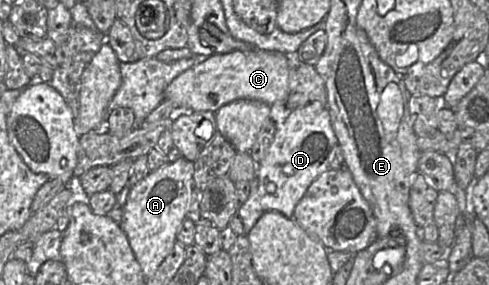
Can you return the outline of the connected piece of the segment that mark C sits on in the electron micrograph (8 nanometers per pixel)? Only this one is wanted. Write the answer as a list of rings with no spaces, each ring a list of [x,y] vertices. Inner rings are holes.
[[[259,48],[214,54],[173,79],[164,91],[164,98],[176,103],[180,108],[213,113],[239,99],[256,100],[270,106],[275,102],[285,104],[289,94],[293,58],[294,55]]]

